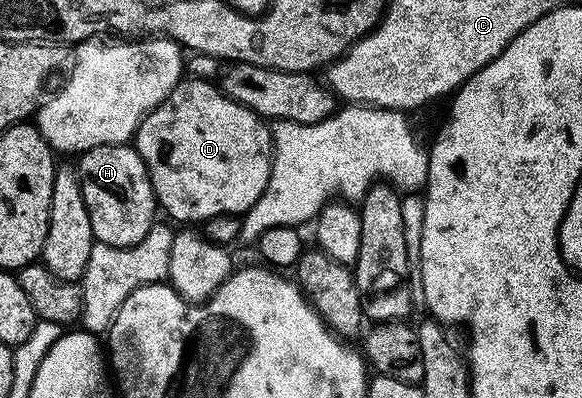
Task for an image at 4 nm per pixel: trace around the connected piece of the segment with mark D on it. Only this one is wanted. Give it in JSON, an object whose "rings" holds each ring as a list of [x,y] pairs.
{"rings":[[[203,76],[184,77],[173,88],[167,101],[143,117],[133,145],[147,166],[155,201],[179,224],[204,224],[211,217],[231,214],[242,216],[261,200],[271,175],[275,146],[271,143],[271,126],[239,102],[224,94],[214,81]]]}

